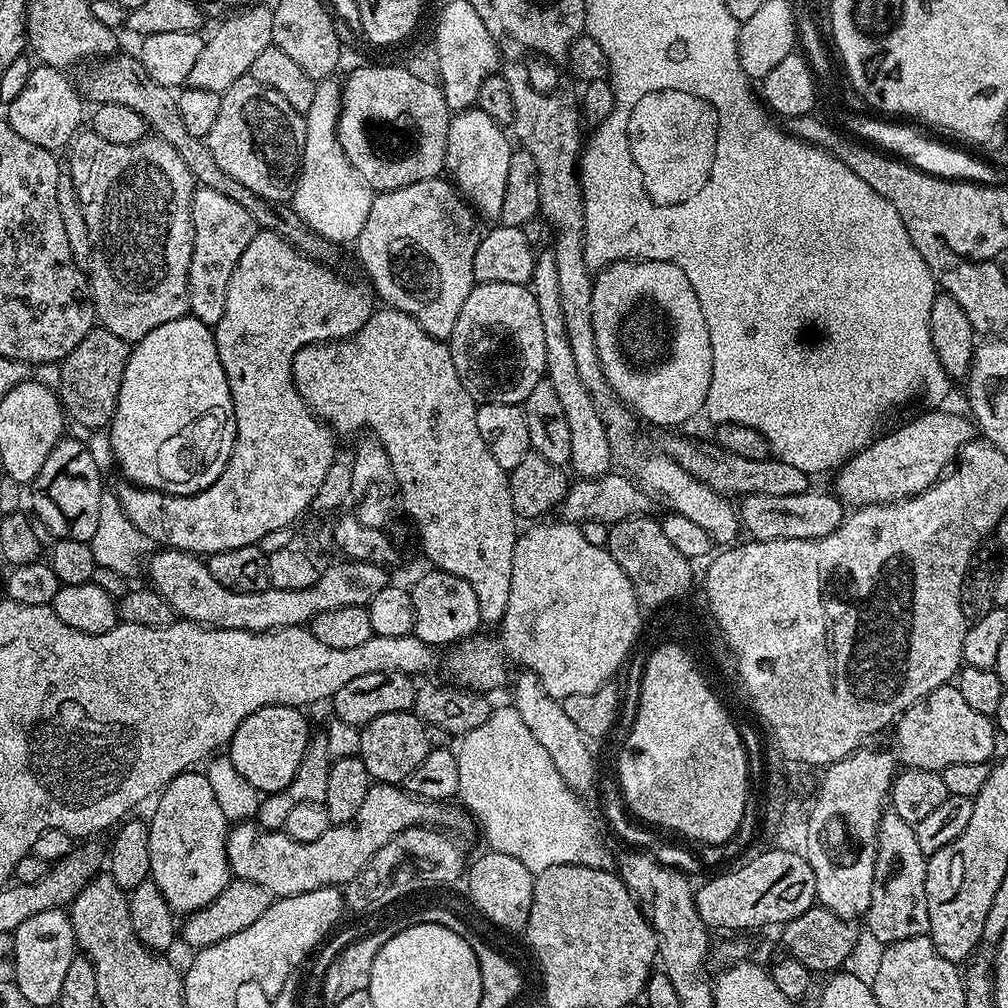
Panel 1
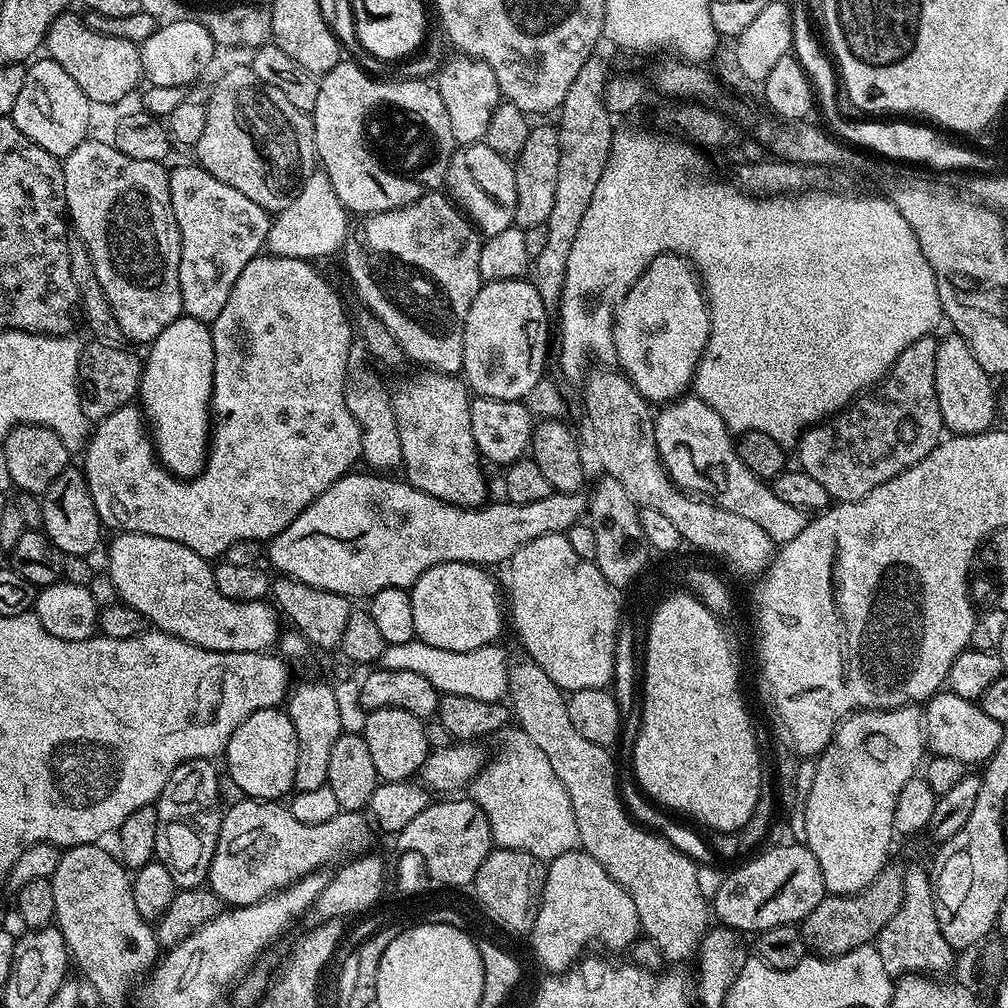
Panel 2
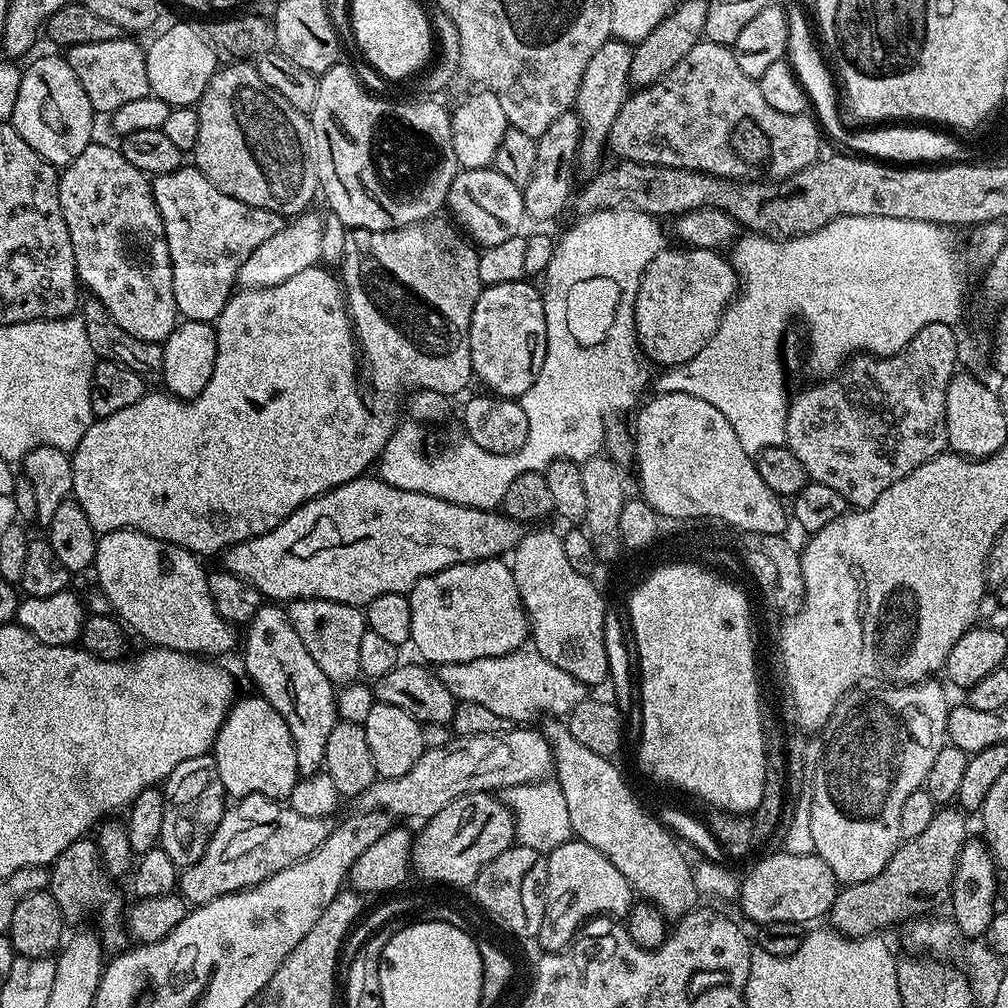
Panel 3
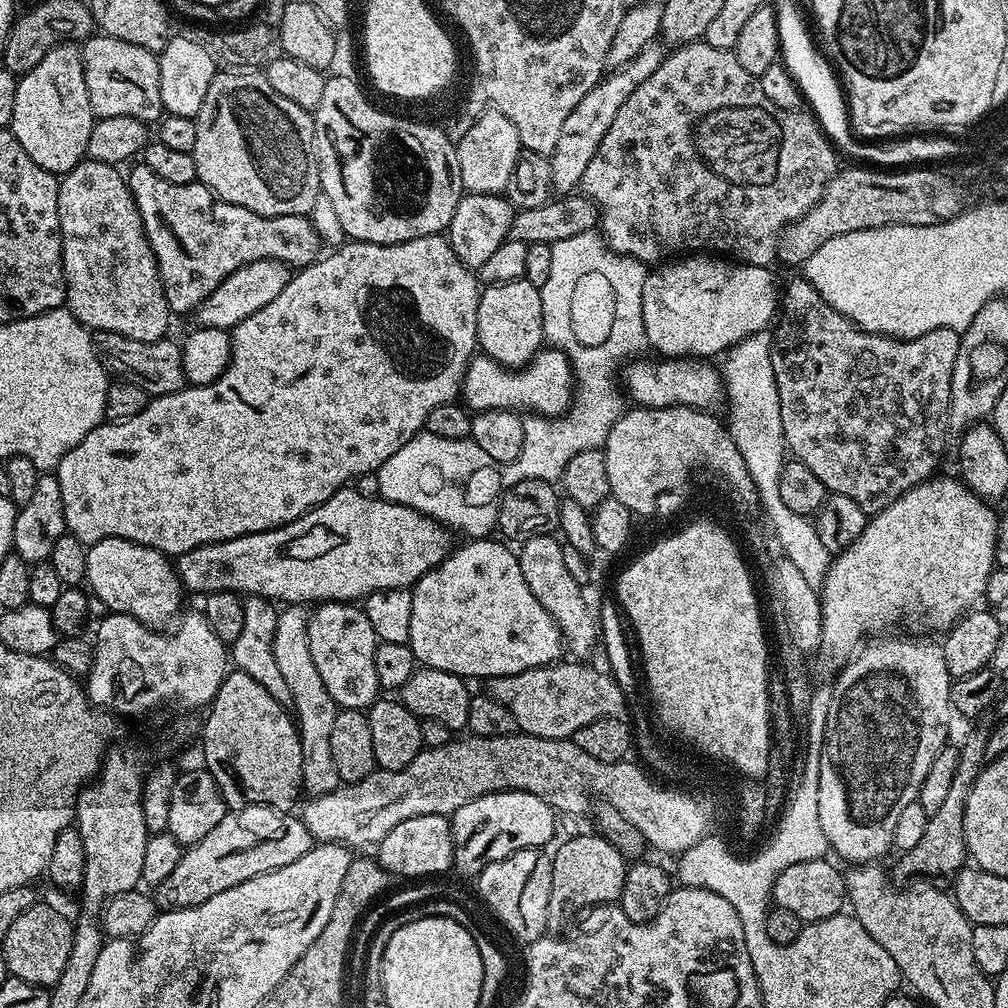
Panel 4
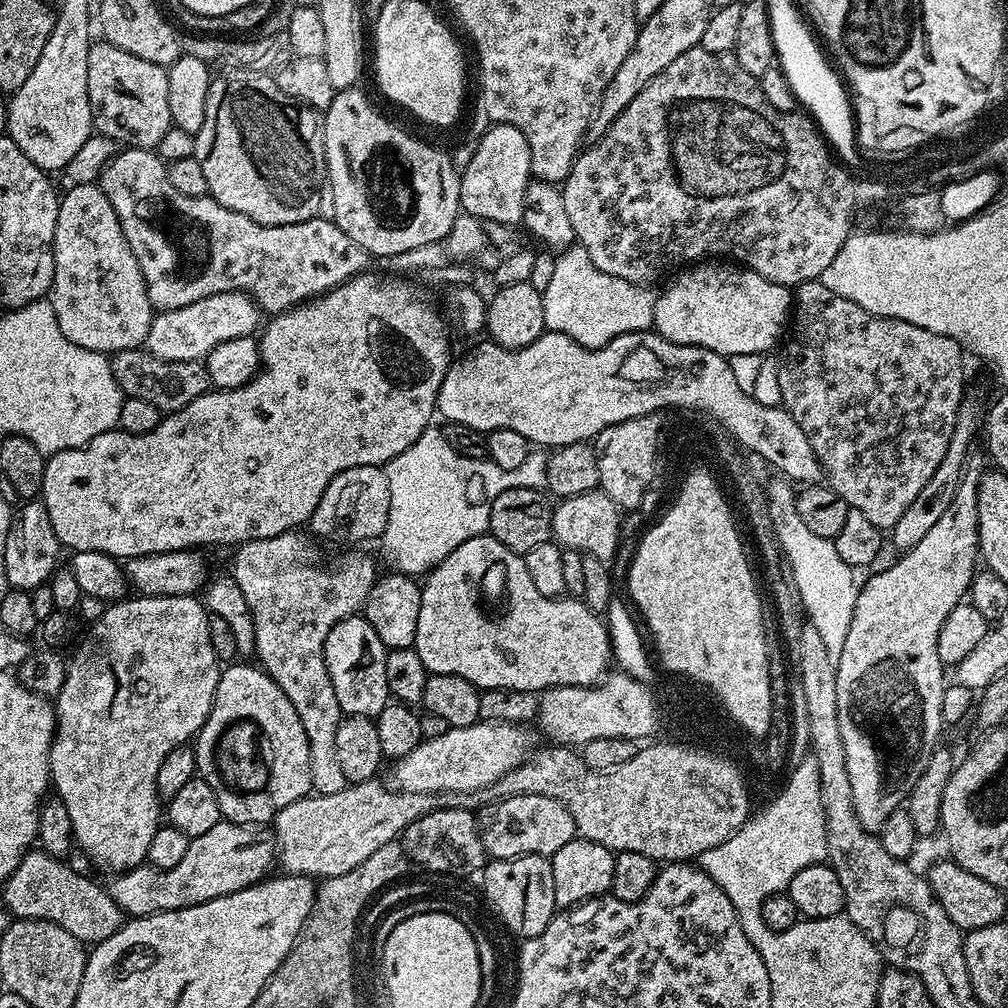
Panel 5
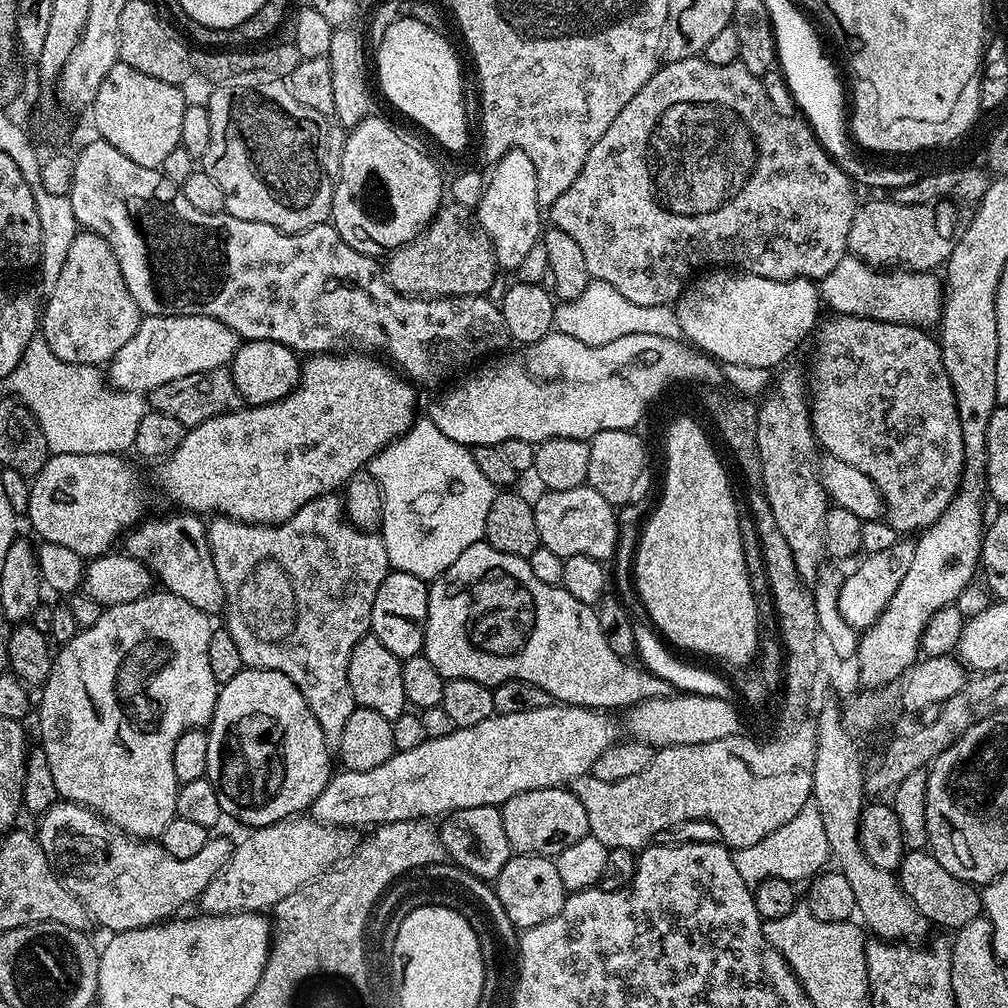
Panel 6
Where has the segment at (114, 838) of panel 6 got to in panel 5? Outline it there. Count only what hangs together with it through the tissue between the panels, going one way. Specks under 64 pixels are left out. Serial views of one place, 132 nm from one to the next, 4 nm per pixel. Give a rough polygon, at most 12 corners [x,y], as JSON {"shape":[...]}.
{"shape":[[218,823],[178,866],[119,873],[129,917],[177,912],[258,884],[275,839]]}

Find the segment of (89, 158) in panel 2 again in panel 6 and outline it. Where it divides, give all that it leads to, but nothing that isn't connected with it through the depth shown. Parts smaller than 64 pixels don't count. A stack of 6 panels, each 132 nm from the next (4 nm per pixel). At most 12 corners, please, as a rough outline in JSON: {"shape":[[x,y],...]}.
{"shape":[[76,234],[42,308],[62,362],[107,365],[142,319],[114,250]]}

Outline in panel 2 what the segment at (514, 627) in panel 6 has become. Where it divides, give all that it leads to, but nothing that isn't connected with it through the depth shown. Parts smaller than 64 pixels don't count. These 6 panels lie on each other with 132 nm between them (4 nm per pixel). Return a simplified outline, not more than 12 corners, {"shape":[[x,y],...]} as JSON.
{"shape":[[455,560],[412,585],[416,639],[438,650],[499,641],[496,584]]}

